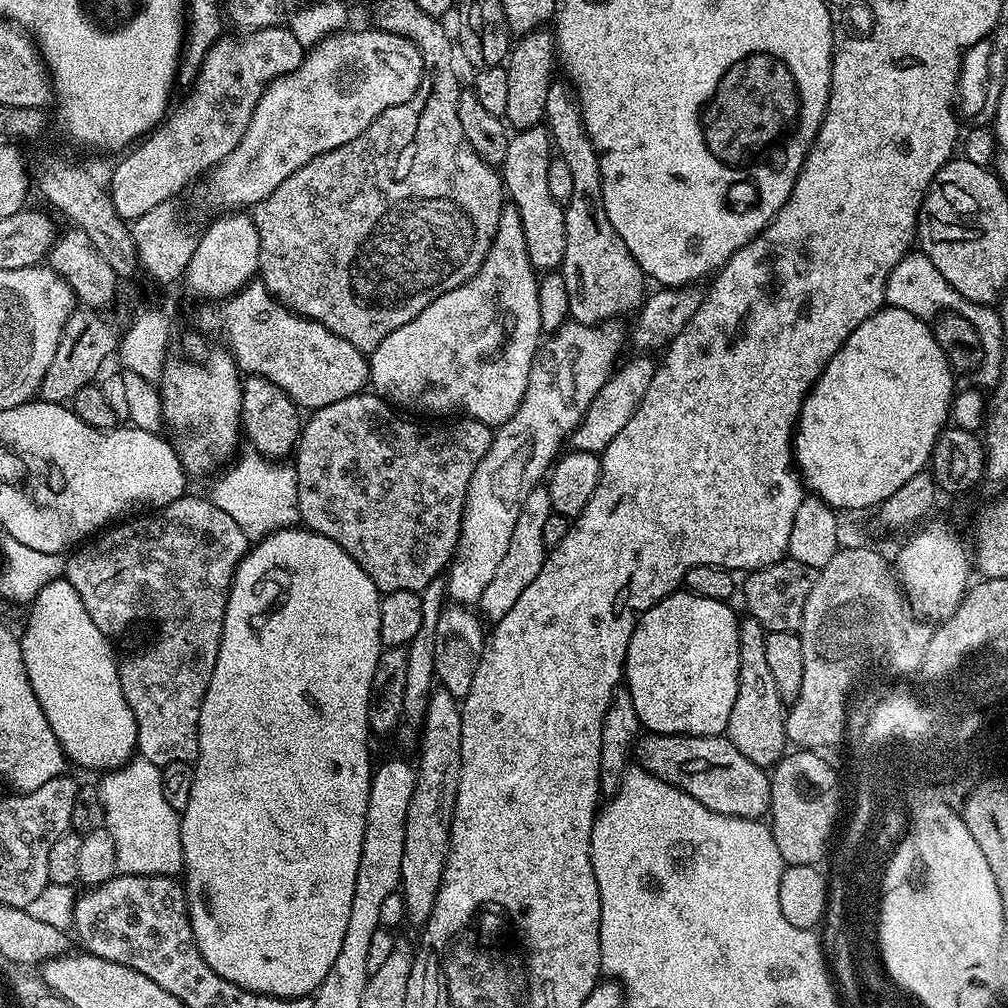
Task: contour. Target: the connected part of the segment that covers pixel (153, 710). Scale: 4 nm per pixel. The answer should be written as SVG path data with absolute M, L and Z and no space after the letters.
M185 494L165 508L141 516L144 516L141 520L117 523L81 543L67 557L64 576L70 586L78 590L78 598L82 598L86 614L94 618L94 626L109 638L116 638L135 620L152 619L156 623L156 641L145 652L120 664L122 694L136 723L136 752L161 766L170 762L192 762L200 753L200 707L218 658L228 591L250 541L242 526L238 526L226 510L218 510L218 506L205 497L203 500L200 496Z

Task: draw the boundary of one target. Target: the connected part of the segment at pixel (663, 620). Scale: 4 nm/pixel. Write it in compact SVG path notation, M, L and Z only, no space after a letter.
M677 590L671 596L656 601L650 610L641 612L636 622L636 629L628 643L628 653L624 659L623 679L626 681L626 691L634 702L634 710L638 714L641 725L649 733L666 734L667 736L719 736L725 731L730 722L730 710L734 706L734 698L738 694L738 630L740 620L732 609L731 603L714 598L702 598L687 590Z

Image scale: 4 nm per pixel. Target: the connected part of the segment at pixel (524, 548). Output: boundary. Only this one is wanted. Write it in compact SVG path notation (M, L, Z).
M541 486L532 491L526 498L524 508L520 511L518 522L514 526L514 534L510 538L510 550L506 550L506 558L498 566L491 582L486 582L486 590L482 590L482 598L478 605L478 612L485 621L495 622L502 618L518 602L522 590L538 578L544 565L546 549L542 542L542 530L546 527L546 518L553 515L552 503L547 487Z

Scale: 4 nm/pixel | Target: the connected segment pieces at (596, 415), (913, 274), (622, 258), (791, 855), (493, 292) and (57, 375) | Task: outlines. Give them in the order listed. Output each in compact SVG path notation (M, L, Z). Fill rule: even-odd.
M636 354L633 360L621 363L612 377L598 390L598 394L590 402L586 414L576 431L571 433L570 444L577 452L604 452L615 436L621 432L622 426L630 422L630 418L638 410L646 390L650 390L650 382L656 373L657 361L648 354Z
M909 251L908 255L900 259L898 266L894 266L886 282L884 299L887 307L906 310L920 320L931 321L946 312L960 312L962 318L966 318L966 322L970 322L978 330L978 338L982 338L984 363L978 369L979 375L999 377L1002 362L1002 326L997 309L986 304L975 304L974 301L961 297L947 284L946 278L922 251Z
M553 82L550 86L550 90L546 90L546 110L544 111L546 117L546 127L548 129L549 136L552 137L552 143L555 151L558 153L559 159L566 162L566 167L569 168L570 174L574 177L574 194L570 194L570 202L564 205L564 221L566 222L566 254L564 255L564 261L560 263L558 269L561 276L563 276L566 282L566 294L570 298L570 306L568 307L569 317L575 323L578 324L607 324L615 321L617 318L624 318L629 314L635 313L639 309L640 305L644 302L646 295L646 277L644 271L638 266L638 262L630 254L630 250L626 250L626 242L622 242L622 238L618 238L618 230L614 230L614 226L610 222L610 218L606 214L606 206L604 205L604 199L602 198L602 182L600 181L600 163L598 162L598 154L594 150L592 140L588 137L588 131L584 125L584 119L580 113L580 101L576 98L576 93L567 83Z
M792 750L771 769L772 802L770 805L770 827L774 834L774 843L778 845L778 854L782 854L785 865L814 864L819 865L820 859L825 859L829 851L829 833L837 827L835 816L836 800L839 797L841 777L823 760L821 753L816 750Z
M510 202L505 203L498 218L498 230L494 234L494 242L490 242L490 250L486 254L486 258L482 262L480 269L462 286L458 286L454 290L450 290L446 294L434 298L434 302L430 302L430 306L426 306L426 310L422 310L422 314L418 314L418 318L406 322L406 326L398 326L398 330L394 330L394 334L382 338L382 342L378 342L378 346L370 353L368 379L371 391L379 396L380 399L387 400L389 404L395 406L397 409L405 410L404 408L409 408L412 411L409 413L412 414L420 414L416 412L429 412L432 415L429 417L432 418L452 418L457 416L469 420L477 420L489 426L505 424L514 414L514 410L518 408L522 402L522 398L526 394L528 375L532 369L532 360L536 357L542 343L542 329L540 319L538 318L539 289L537 269L532 267L530 254L526 254L526 238L522 234L520 215L513 204Z
M78 308L73 311L66 326L63 327L62 338L58 349L54 352L53 361L46 370L46 375L40 383L39 397L55 404L71 401L78 390L93 383L96 374L101 370L108 356L115 353L119 345L119 331L95 309Z

